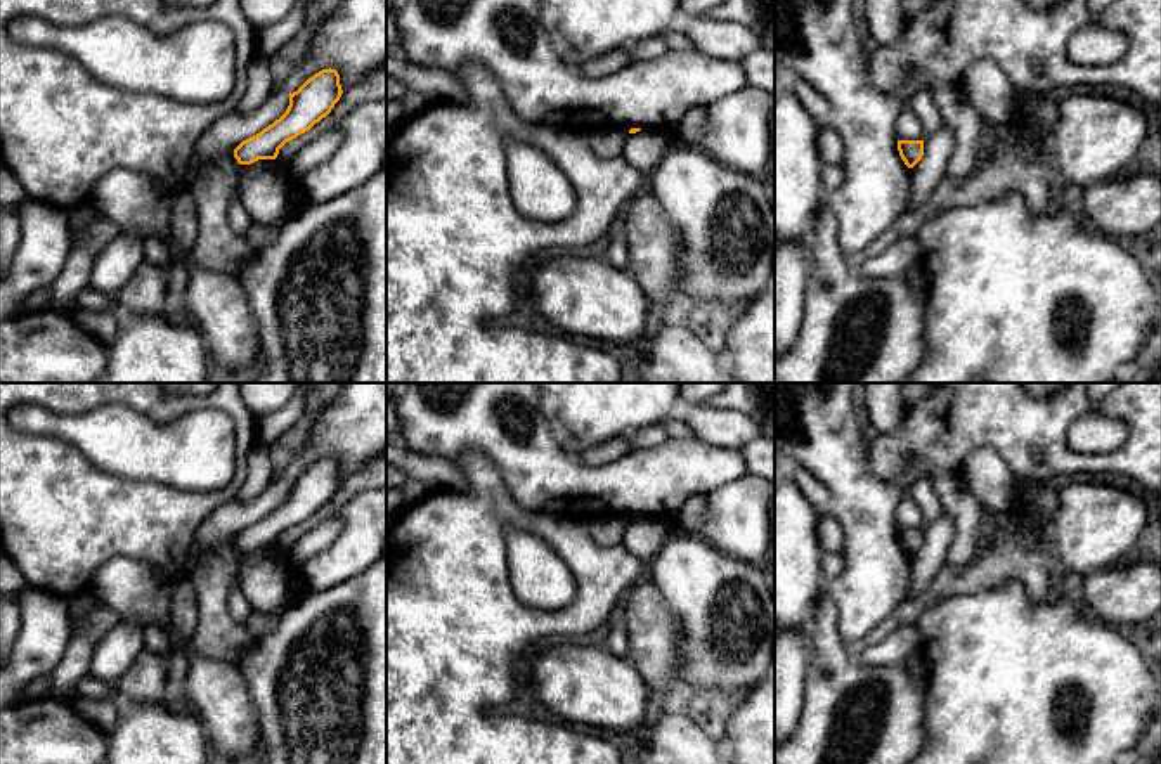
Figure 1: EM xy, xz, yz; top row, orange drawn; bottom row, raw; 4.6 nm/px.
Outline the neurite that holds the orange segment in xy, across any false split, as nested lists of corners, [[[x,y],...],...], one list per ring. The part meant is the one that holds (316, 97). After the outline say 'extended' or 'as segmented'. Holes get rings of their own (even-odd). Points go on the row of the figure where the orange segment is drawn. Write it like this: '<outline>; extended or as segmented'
[[[329,68],[315,73],[296,92],[288,95],[289,106],[286,113],[260,133],[243,140],[234,149],[234,158],[239,165],[276,159],[286,142],[308,132],[328,116],[341,94],[336,69]]]; as segmented

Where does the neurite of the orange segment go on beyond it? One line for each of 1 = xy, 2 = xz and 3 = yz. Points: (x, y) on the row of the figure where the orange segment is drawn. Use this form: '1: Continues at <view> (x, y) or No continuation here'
1: No continuation here
2: No continuation here
3: No continuation here

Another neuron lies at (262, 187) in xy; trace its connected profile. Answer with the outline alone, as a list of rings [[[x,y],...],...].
[[[258,159],[239,165],[237,199],[250,213],[251,222],[270,227],[288,217],[288,172],[276,159]]]

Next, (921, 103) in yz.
[[[918,90],[913,94],[913,97],[908,100],[908,106],[915,111],[922,123],[924,139],[932,135],[941,126],[941,113],[927,90]]]

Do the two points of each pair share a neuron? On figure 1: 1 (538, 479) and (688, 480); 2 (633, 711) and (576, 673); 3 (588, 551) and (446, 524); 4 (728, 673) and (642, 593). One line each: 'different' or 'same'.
1: same
2: same
3: same
4: different

